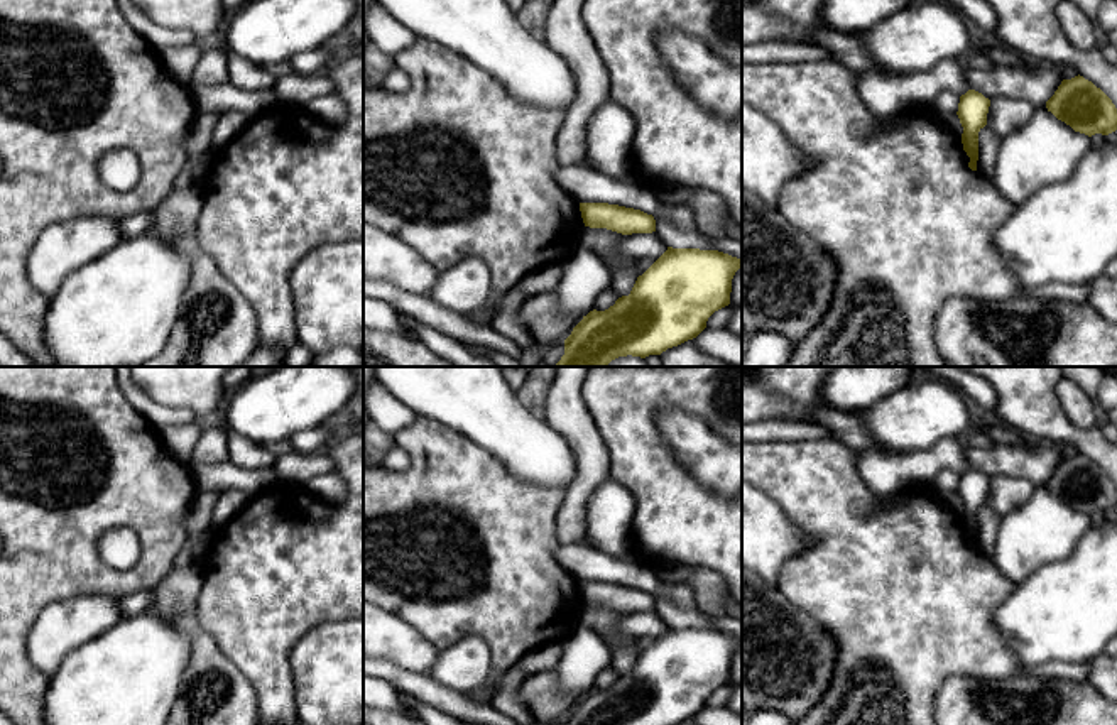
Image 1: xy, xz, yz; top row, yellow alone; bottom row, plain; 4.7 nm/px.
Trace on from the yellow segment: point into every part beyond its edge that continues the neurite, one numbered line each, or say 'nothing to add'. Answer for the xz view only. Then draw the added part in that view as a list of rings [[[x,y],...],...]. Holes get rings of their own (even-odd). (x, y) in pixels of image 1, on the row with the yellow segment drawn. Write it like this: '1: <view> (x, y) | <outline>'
nothing to add

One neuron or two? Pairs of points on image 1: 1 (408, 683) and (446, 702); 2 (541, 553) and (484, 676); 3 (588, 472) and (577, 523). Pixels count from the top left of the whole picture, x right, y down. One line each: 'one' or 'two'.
1: one
2: two
3: one

